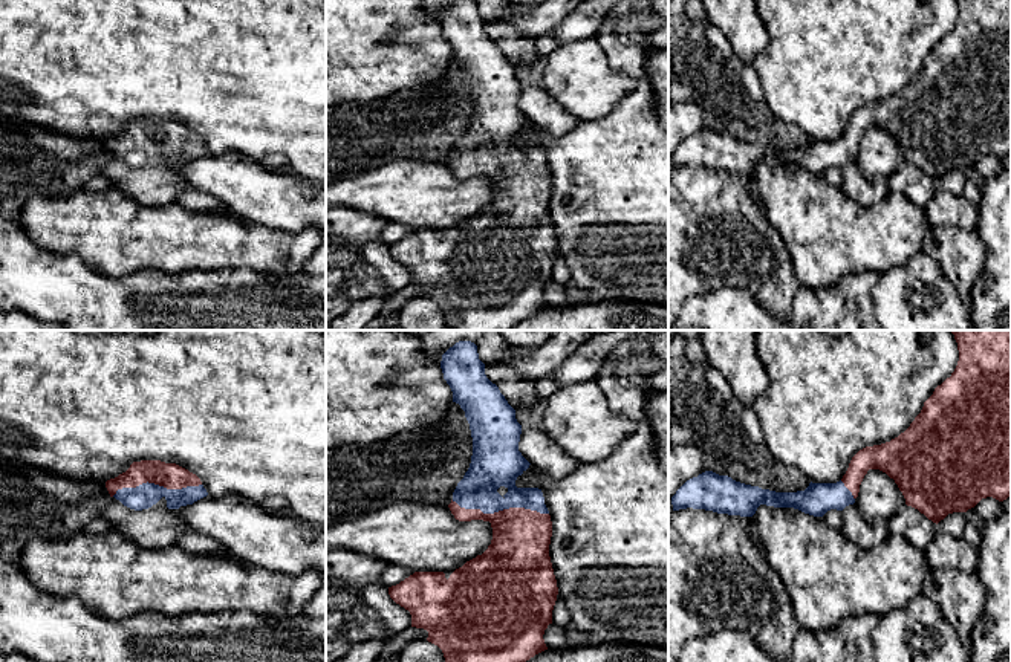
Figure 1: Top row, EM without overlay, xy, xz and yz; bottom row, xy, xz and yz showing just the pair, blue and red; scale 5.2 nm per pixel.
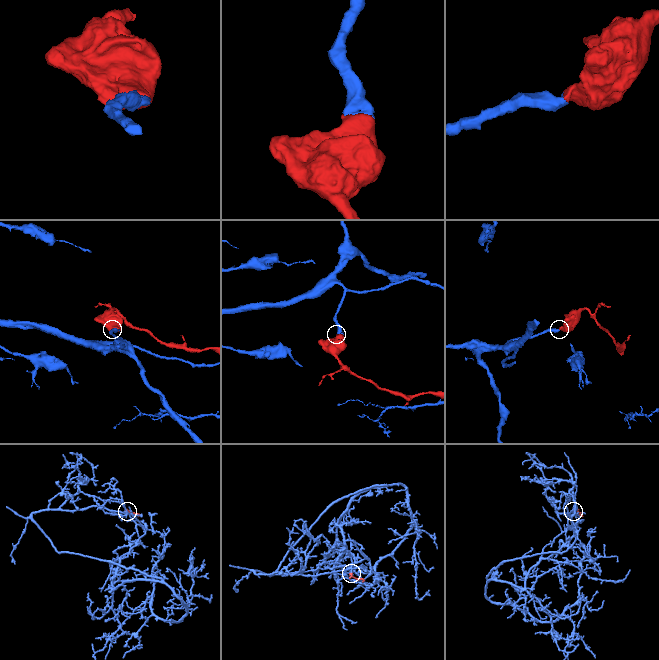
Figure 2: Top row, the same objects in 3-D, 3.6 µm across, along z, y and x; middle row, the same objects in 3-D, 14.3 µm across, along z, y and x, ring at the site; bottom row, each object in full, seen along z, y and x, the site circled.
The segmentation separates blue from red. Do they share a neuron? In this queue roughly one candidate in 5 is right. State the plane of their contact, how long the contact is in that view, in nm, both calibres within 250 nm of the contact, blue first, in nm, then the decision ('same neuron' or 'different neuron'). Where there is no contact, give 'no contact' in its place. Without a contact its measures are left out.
meets blue in xz; contact 500 nm long; 260 nm thick on the blue side, 320 nm on the other; same neuron

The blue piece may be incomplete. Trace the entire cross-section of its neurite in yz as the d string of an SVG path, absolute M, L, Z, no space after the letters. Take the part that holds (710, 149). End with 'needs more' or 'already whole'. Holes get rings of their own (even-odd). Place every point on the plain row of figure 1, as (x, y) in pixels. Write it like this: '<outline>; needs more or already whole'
M957 0L957 8L959 18L954 29L935 46L910 84L890 99L860 107L852 115L840 139L811 139L805 148L775 150L736 139L728 133L705 128L687 138L676 148L671 154L673 168L693 165L717 171L753 174L760 162L766 162L794 165L814 174L823 174L831 167L843 168L846 164L855 161L860 142L869 127L879 127L893 136L905 156L905 162L918 167L936 182L948 171L967 170L982 156L1006 157L1011 153L1011 0Z; needs more

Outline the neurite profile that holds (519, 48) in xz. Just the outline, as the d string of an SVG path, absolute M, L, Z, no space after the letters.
M485 21L485 32L514 67L531 66L538 60L535 40L520 32L511 21Z

